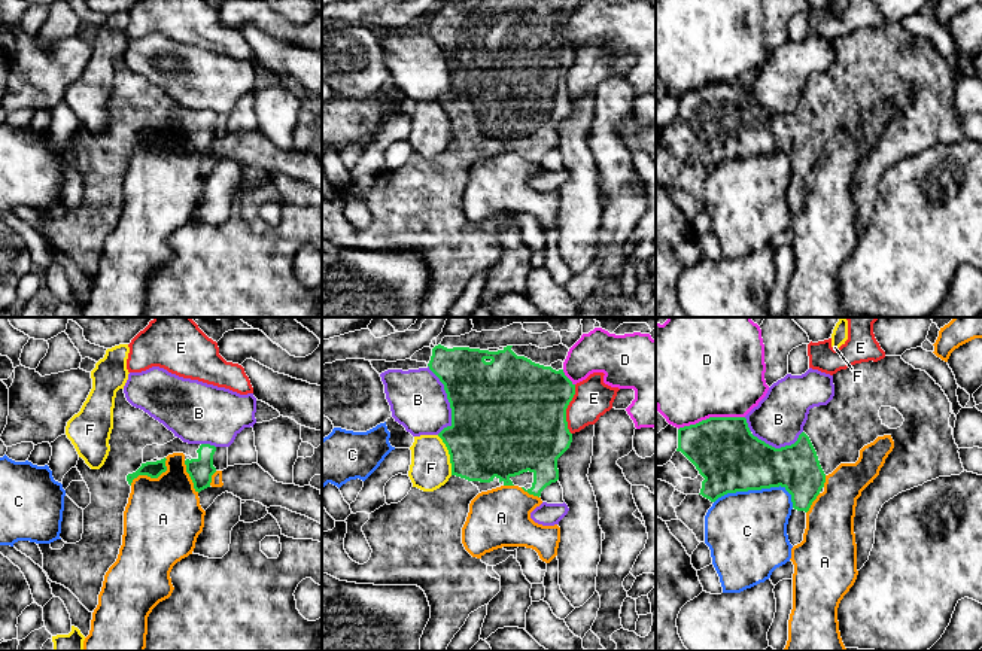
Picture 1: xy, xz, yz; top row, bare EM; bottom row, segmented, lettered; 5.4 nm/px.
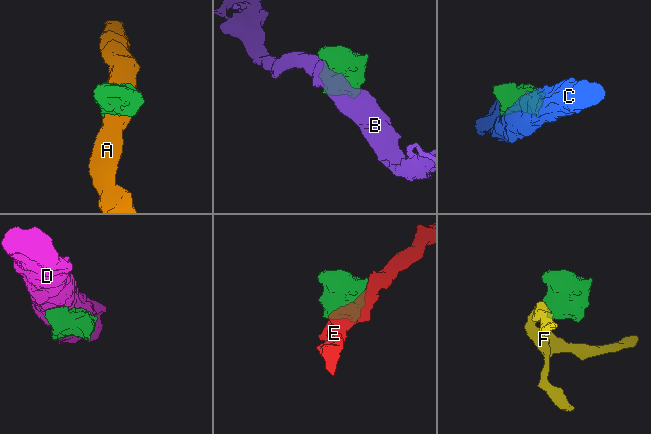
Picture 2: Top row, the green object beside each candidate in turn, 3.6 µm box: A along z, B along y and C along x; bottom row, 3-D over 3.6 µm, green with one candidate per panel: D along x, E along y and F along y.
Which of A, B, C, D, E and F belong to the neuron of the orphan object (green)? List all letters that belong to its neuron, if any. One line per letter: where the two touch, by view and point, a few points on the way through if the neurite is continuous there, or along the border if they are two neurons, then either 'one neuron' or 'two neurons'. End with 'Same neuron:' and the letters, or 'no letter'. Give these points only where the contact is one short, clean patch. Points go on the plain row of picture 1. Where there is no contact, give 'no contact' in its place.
A: xy (152, 143) | two neurons
B: xz (449, 67) | two neurons
C: yz (759, 155) | two neurons
D: yz (711, 84) | two neurons
E: xz (565, 76) | two neurons
F: xz (449, 119) | two neurons
Same neuron: no letter

